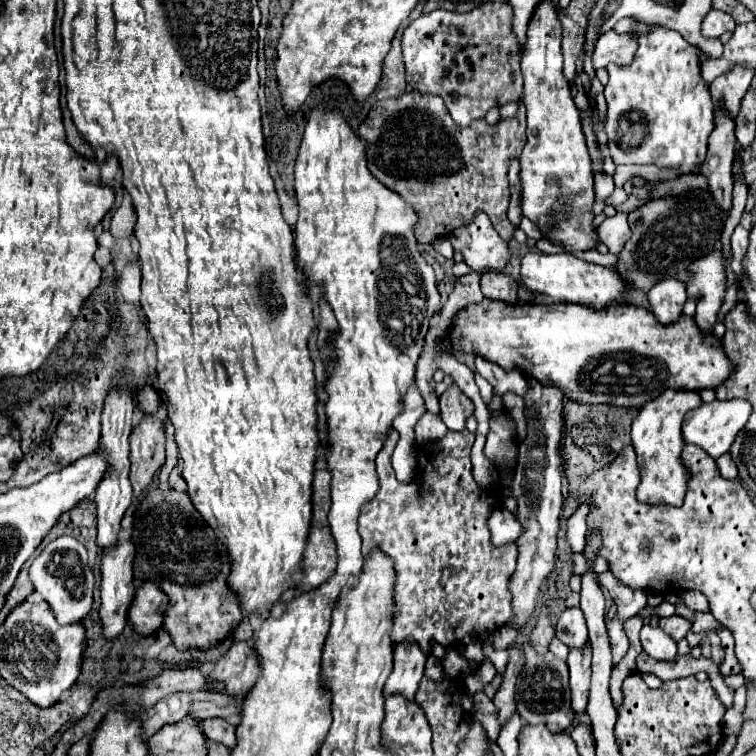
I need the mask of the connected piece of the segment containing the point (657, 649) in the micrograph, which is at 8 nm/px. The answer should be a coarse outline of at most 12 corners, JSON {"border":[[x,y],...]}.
{"border":[[642,626],[642,650],[656,660],[676,658],[676,642]]}

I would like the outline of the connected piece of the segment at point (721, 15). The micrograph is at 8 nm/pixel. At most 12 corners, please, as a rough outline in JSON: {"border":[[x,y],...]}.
{"border":[[710,10],[702,22],[708,38],[734,32],[736,22],[730,14]]}

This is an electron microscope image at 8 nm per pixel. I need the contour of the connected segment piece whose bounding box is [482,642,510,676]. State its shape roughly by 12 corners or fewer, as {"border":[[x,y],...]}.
{"border":[[484,642],[482,652],[504,676],[508,650],[494,650],[492,642]]}

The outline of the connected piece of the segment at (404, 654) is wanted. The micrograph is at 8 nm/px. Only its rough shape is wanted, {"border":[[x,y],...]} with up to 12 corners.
{"border":[[398,644],[384,696],[414,700],[426,656],[418,644]]}

